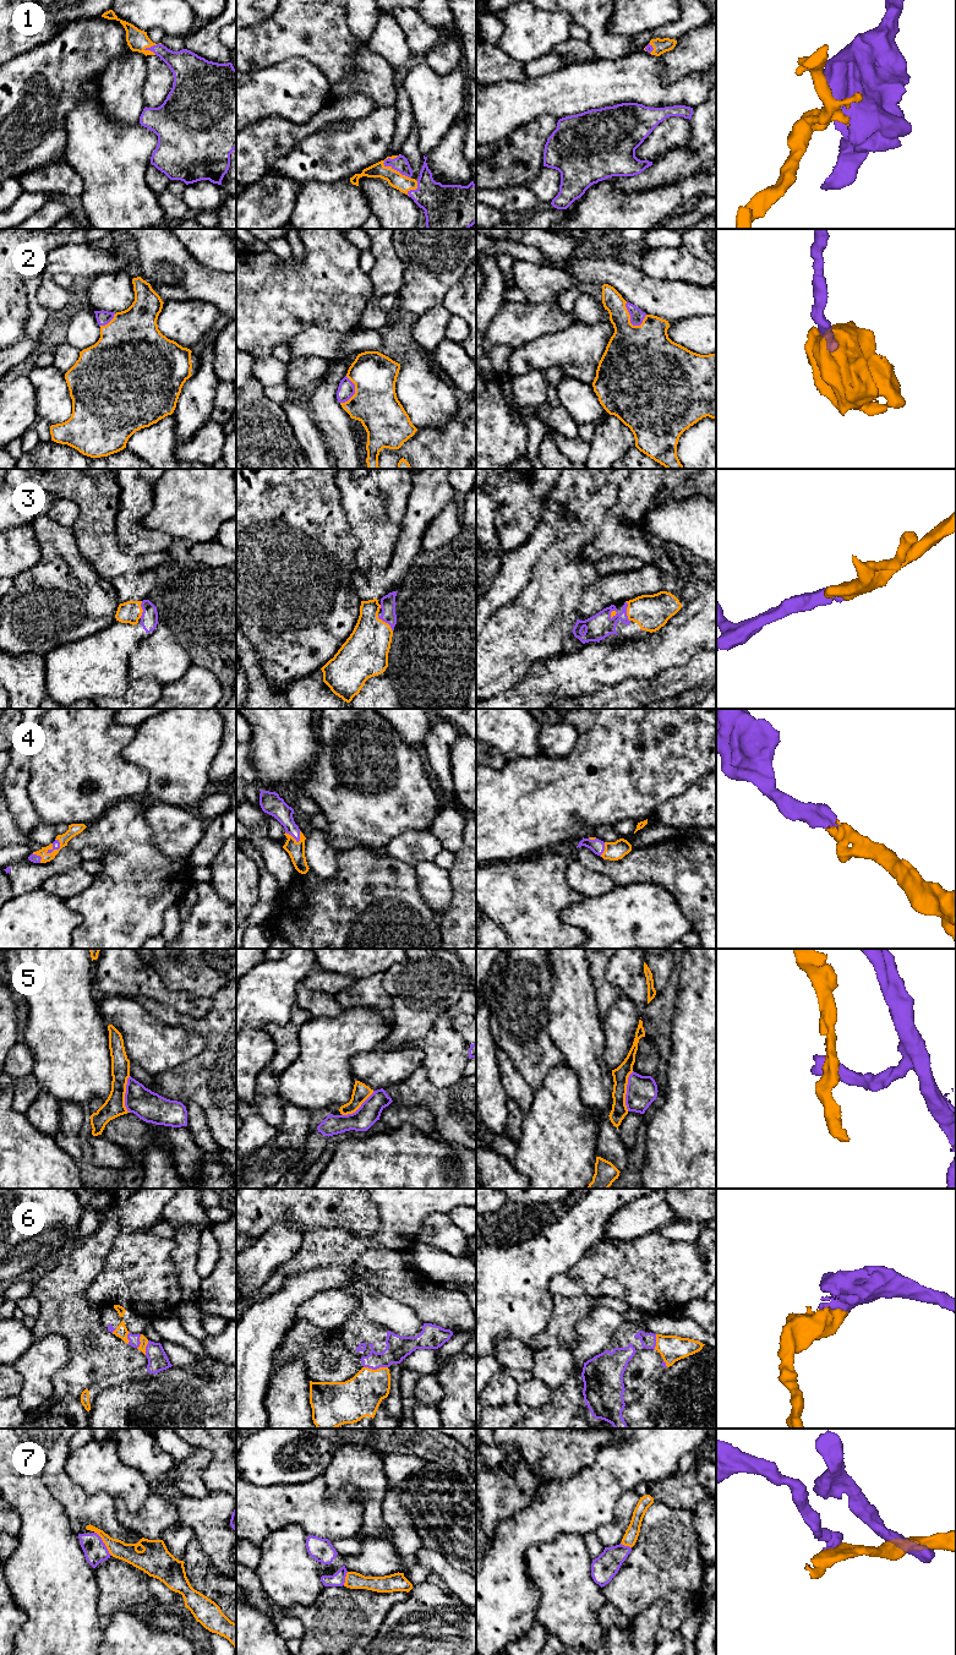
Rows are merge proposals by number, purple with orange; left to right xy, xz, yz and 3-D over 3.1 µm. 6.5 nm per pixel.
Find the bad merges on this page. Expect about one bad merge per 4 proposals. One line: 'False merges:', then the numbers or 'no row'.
False merges: 5, 7

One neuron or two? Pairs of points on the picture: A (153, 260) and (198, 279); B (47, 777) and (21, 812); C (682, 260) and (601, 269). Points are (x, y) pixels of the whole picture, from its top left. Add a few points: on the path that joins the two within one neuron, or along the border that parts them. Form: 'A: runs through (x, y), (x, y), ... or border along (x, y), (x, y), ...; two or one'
A: runs through (164, 265), (187, 279); one
B: border along (29, 771), (27, 796), (34, 812), (47, 824); two
C: border along (639, 267), (646, 274), (665, 280); two

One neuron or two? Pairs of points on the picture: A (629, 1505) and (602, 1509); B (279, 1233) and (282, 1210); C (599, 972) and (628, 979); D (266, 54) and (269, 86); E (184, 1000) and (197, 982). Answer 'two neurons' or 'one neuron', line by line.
A: two neurons
B: two neurons
C: two neurons
D: two neurons
E: two neurons

